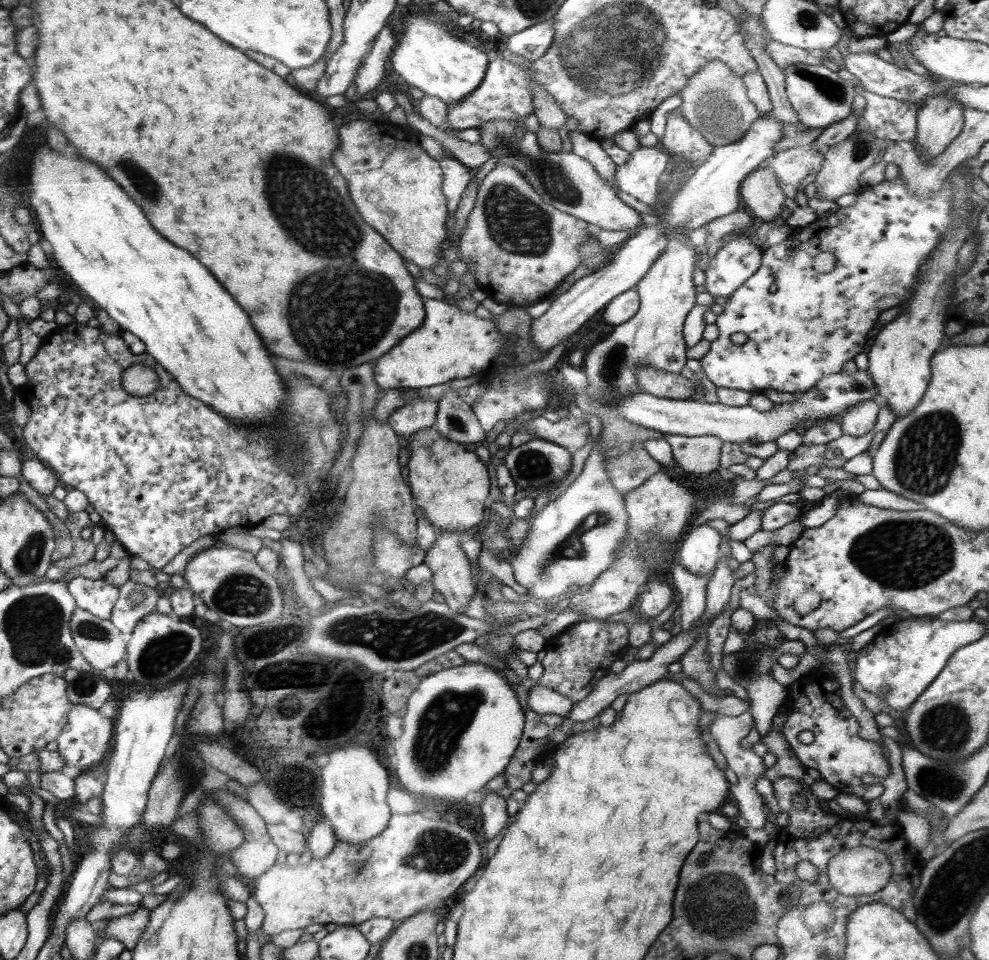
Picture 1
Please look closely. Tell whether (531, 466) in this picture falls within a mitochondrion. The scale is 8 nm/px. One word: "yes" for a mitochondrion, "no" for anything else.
yes

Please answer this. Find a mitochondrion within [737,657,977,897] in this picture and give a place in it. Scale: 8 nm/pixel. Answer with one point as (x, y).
(946, 724)

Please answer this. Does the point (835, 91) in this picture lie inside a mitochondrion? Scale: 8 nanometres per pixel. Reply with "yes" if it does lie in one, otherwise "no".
yes

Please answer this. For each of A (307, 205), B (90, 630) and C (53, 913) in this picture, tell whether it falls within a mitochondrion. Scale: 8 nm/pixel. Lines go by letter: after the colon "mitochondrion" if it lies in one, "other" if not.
A: mitochondrion
B: mitochondrion
C: other

